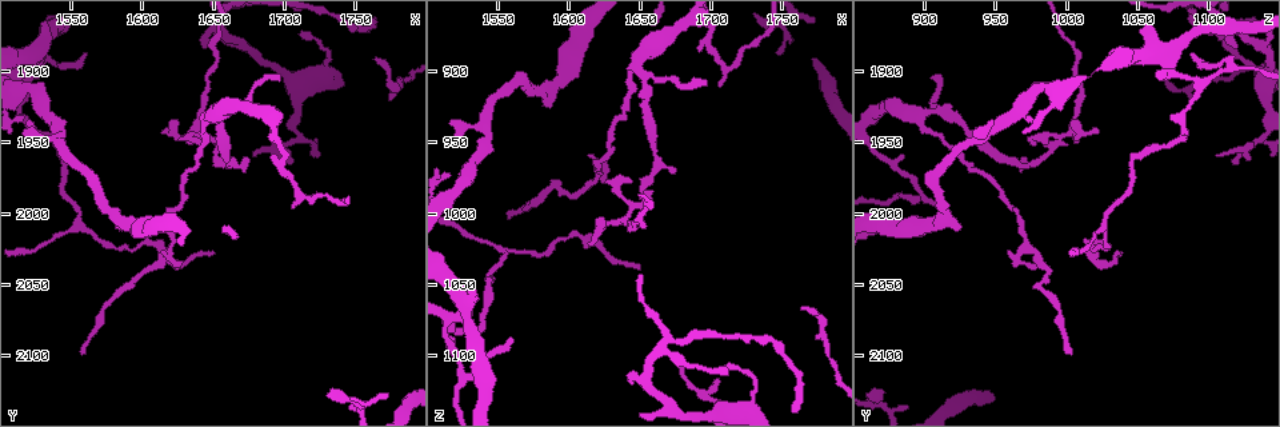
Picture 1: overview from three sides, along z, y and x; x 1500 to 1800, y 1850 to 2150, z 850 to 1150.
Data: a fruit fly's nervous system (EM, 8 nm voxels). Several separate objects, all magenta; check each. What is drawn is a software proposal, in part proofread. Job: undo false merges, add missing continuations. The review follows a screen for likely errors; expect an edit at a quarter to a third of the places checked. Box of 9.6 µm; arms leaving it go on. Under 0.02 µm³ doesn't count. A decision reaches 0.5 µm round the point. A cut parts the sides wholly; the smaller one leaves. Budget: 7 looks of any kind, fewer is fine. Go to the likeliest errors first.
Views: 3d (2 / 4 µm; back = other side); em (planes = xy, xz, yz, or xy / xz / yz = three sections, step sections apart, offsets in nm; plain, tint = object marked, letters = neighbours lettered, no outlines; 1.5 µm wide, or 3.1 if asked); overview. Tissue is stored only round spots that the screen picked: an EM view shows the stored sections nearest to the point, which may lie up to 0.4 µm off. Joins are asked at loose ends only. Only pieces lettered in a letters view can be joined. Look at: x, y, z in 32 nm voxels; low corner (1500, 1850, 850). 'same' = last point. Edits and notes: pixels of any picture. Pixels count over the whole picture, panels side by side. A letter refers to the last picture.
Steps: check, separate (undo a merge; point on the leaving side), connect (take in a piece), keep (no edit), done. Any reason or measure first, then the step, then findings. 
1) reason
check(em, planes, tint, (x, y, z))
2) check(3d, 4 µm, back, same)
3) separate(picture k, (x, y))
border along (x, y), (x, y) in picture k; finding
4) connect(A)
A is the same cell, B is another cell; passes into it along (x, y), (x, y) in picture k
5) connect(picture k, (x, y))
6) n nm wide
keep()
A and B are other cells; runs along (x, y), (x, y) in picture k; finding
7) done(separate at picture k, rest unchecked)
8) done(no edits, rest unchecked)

tapers out
check(3d, 4 µm, (1704, 1998, 910))

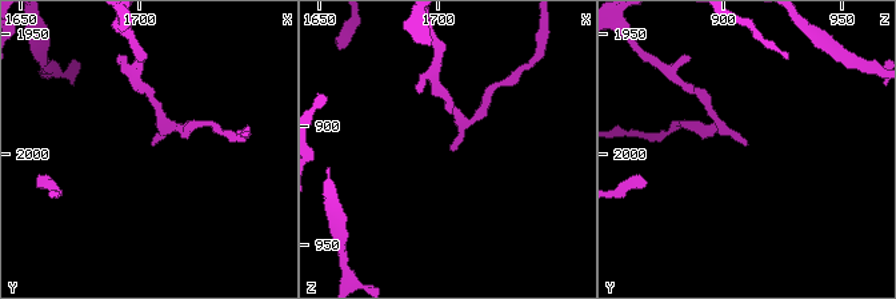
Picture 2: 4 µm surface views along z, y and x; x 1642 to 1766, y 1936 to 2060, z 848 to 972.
check(em, planes, letters, (1705, 1997, 909))

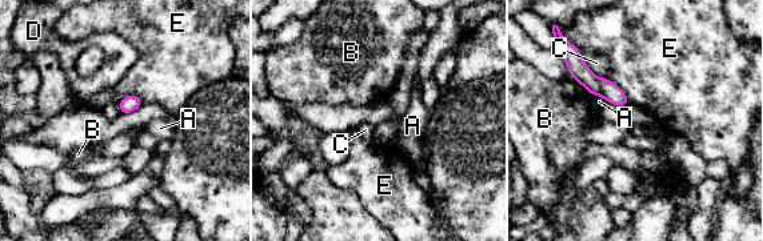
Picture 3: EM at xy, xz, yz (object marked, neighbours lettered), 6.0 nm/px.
C touches over 240 nm
keep()
A, B, C, D and E are other cells; border along (579, 51), (583, 63), (607, 79) in picture 3; no lettered piece goes on from it

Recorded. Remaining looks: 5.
abrupt turn
check(3d, 4 µm, (1708, 1950, 1134))

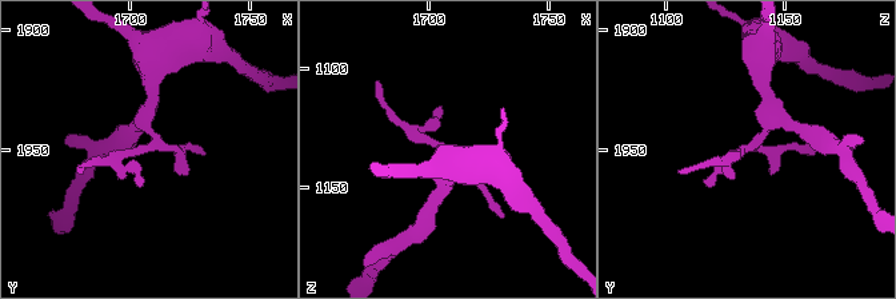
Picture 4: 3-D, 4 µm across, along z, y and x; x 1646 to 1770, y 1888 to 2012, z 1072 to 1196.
need the tissue
check(em, xy, step 8, tint, (1709, 1949, 1134))

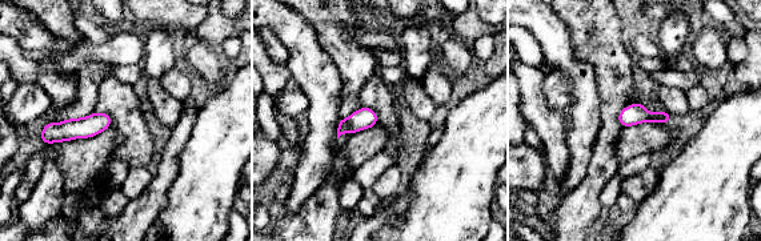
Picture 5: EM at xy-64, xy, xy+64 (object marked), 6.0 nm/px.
check(em, planes, letters, same)

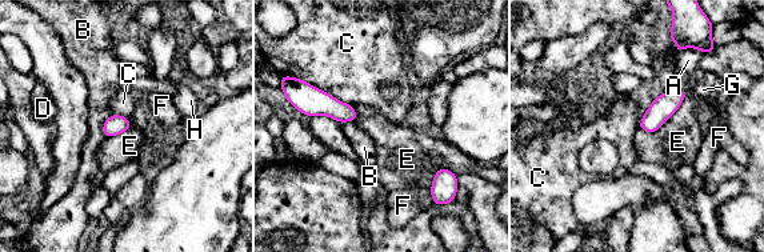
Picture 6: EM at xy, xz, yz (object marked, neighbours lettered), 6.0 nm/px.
keep()
A, B, C, D, E, F, G and H are other cells; border along (303, 80), (352, 107) in picture 6; one neuron here

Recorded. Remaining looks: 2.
done(no edits, rest unchecked)

